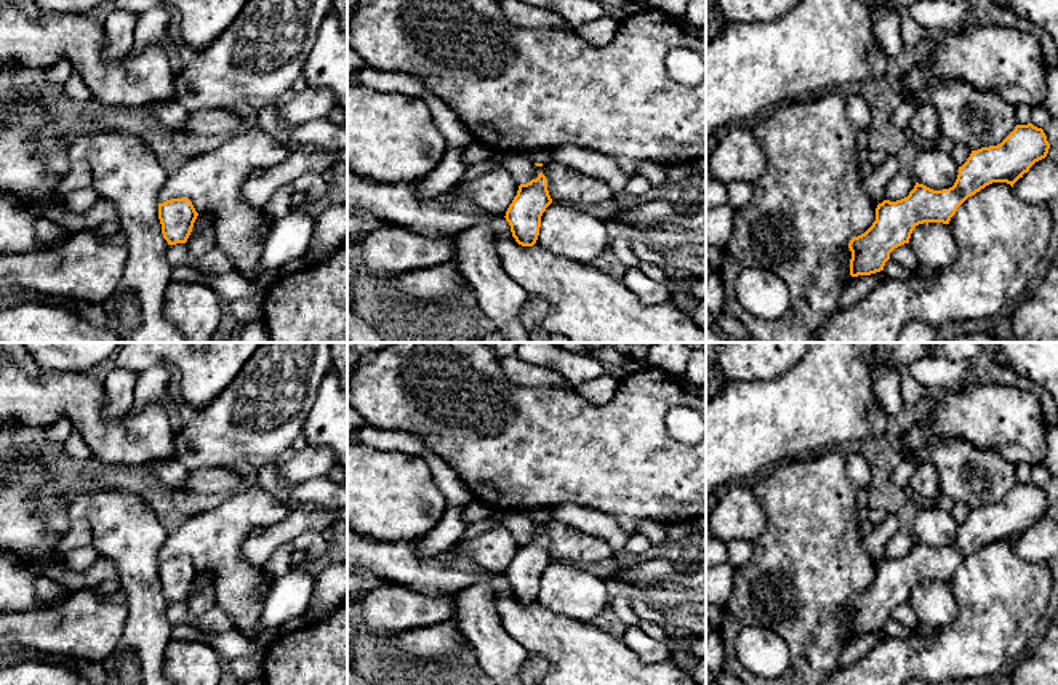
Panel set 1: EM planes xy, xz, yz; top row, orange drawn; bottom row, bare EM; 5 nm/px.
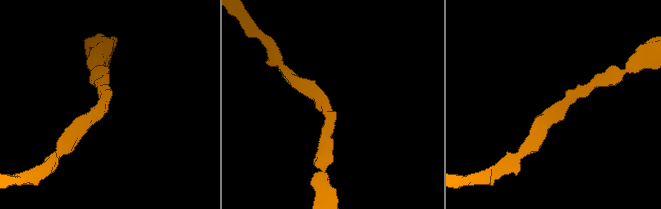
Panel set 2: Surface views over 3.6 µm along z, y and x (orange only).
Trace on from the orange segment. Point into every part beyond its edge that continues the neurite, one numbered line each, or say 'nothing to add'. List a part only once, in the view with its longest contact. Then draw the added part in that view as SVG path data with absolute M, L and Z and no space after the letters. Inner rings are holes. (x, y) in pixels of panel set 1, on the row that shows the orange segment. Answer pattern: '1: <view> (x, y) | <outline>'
nothing to add

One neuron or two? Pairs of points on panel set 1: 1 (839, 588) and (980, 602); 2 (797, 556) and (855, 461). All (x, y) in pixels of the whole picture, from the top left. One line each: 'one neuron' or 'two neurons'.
1: two neurons
2: two neurons

